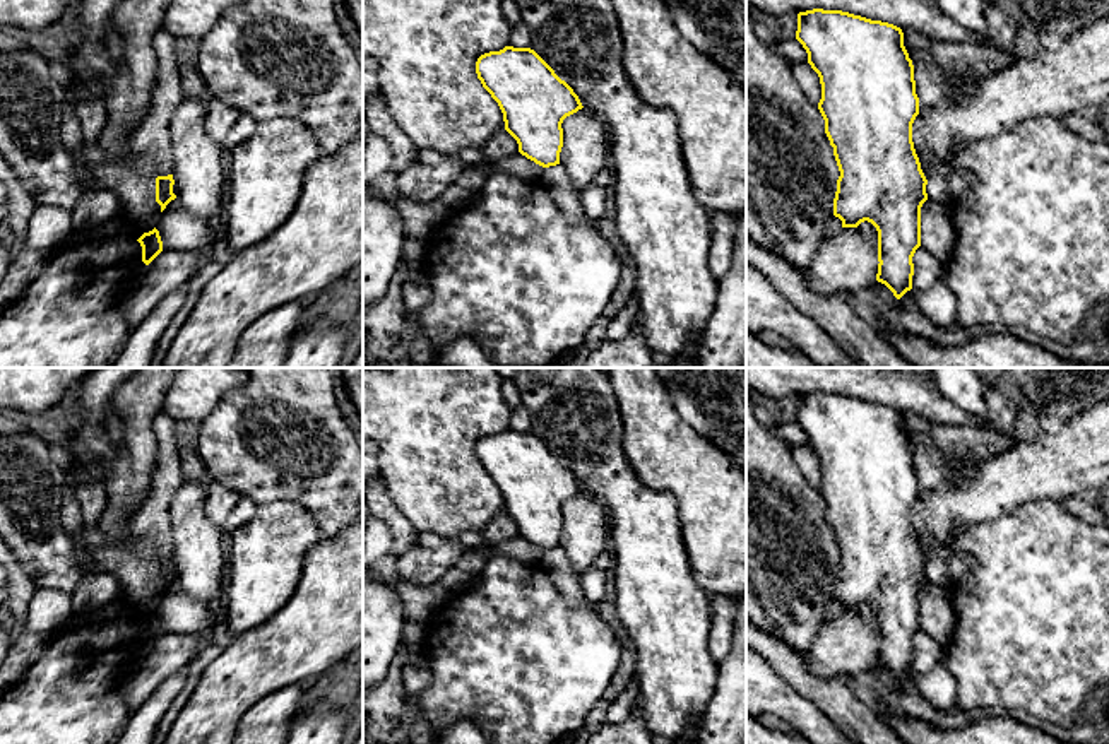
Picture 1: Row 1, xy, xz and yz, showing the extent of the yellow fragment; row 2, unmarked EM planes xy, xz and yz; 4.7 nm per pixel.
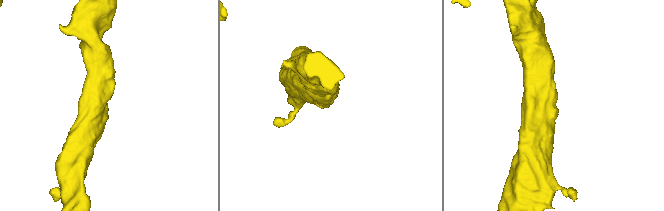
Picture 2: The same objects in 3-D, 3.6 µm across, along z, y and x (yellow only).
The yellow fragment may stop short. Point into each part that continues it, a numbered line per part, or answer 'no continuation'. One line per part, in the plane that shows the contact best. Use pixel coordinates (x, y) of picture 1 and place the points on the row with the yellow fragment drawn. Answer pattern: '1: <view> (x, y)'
no continuation

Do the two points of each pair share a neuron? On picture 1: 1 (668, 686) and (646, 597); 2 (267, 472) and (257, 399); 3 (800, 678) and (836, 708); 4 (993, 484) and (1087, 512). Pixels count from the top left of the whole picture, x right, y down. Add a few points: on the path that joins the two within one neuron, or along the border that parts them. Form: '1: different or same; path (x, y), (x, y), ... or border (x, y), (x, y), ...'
1: same; path (668, 664), (668, 620)
2: same; path (267, 454), (267, 418)
3: same; path (808, 686), (827, 700)
4: different; border (1091, 496), (1065, 496), (1060, 501)

